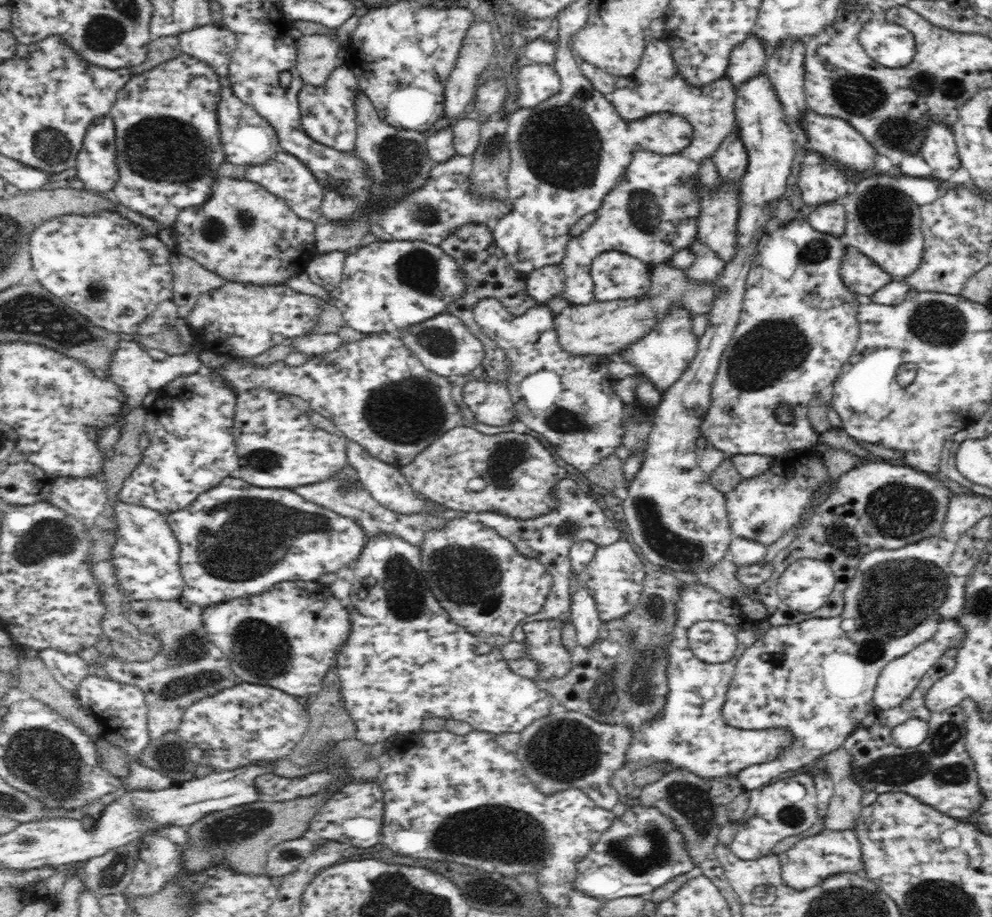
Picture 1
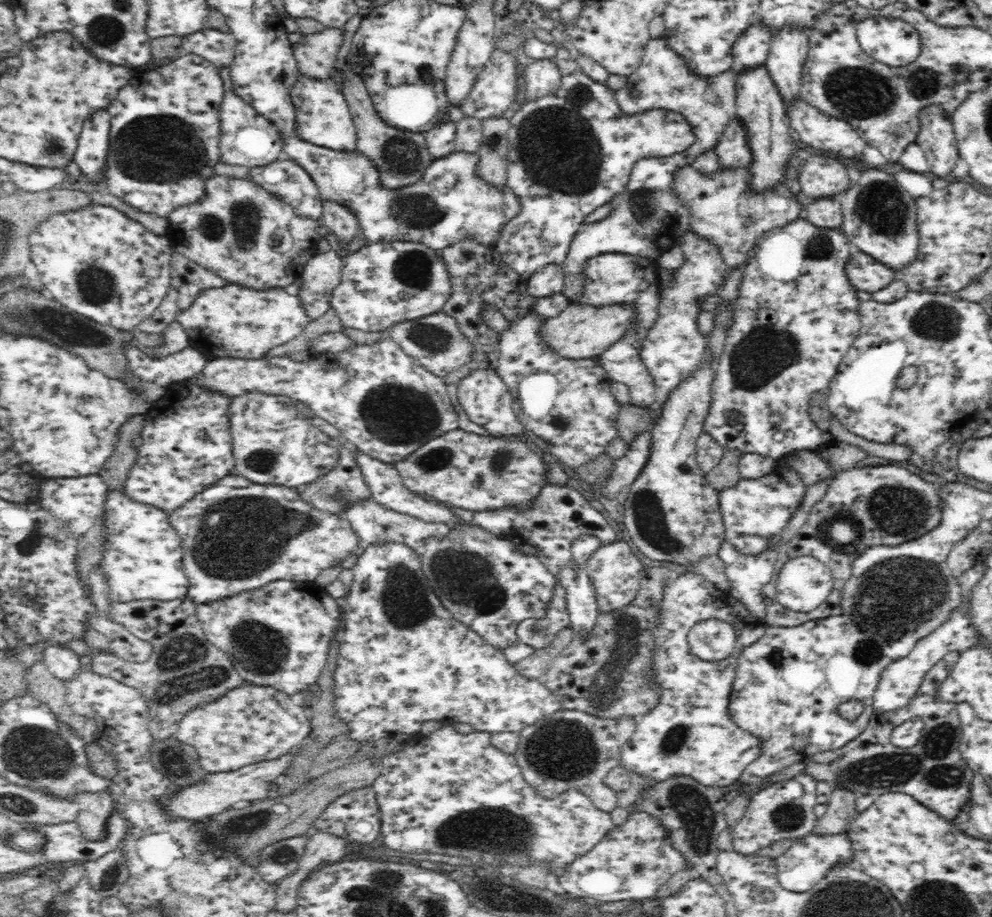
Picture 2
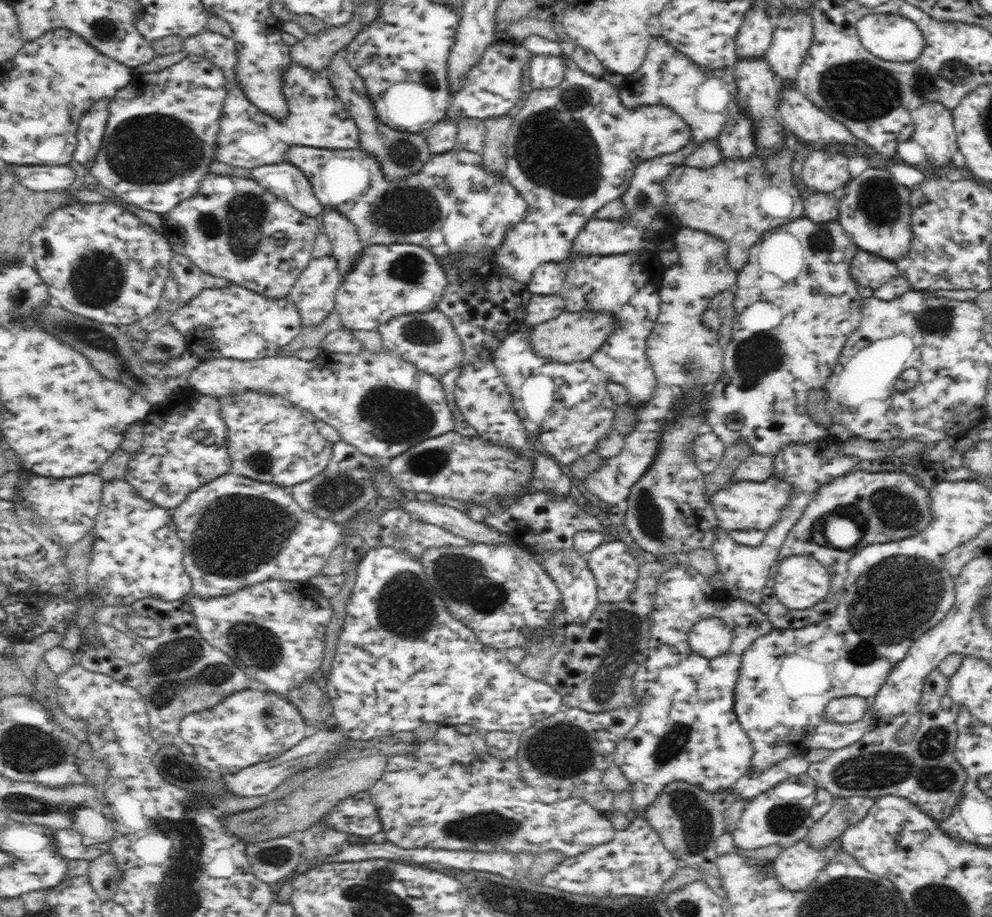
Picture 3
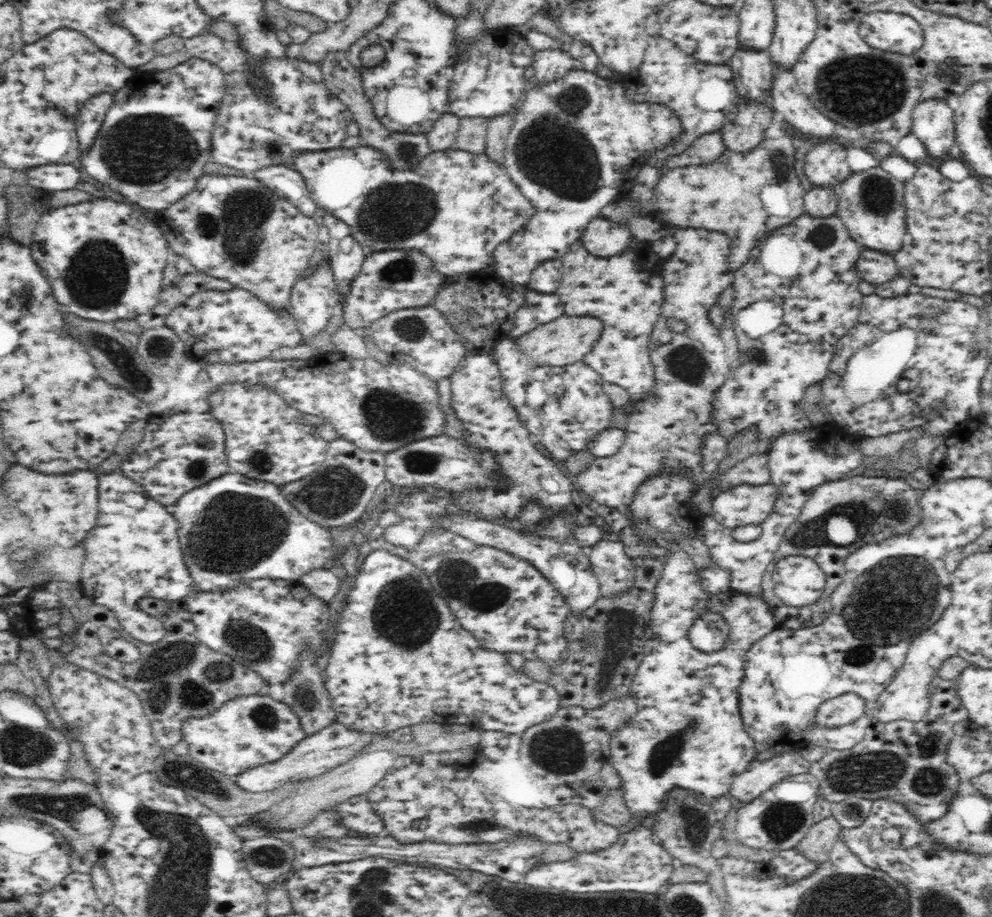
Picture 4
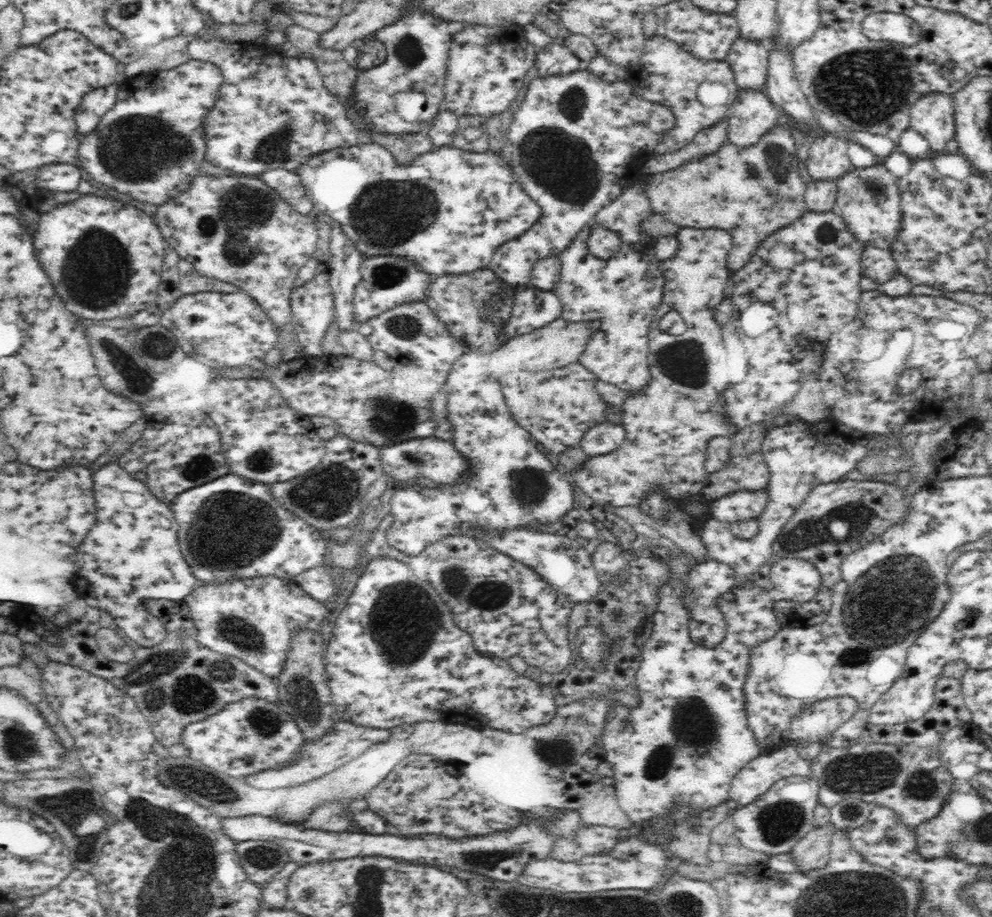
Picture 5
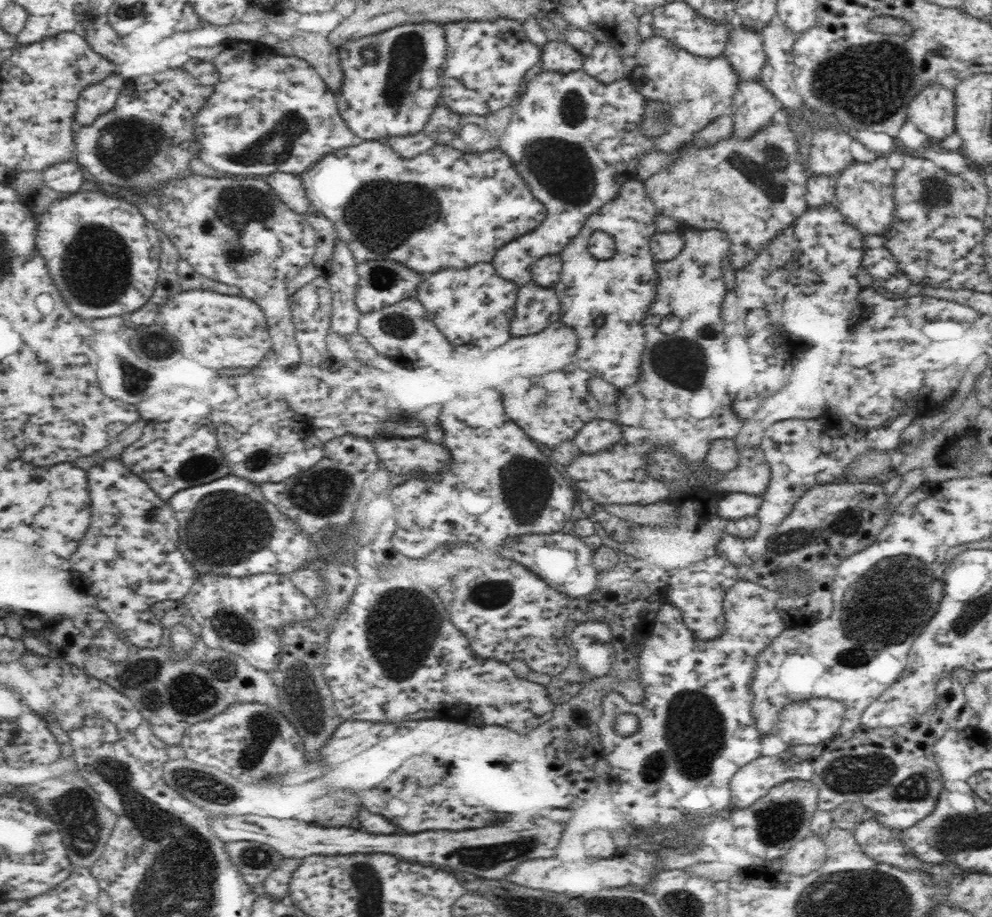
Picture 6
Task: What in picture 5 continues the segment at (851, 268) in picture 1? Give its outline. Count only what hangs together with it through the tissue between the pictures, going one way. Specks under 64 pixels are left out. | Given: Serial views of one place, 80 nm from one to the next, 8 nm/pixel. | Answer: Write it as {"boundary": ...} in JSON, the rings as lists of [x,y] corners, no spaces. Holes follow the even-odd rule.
{"boundary":[[[866,245],[861,256],[861,267],[866,282],[870,282],[870,278],[878,284],[884,284],[886,280],[896,276],[896,262],[888,247]]]}

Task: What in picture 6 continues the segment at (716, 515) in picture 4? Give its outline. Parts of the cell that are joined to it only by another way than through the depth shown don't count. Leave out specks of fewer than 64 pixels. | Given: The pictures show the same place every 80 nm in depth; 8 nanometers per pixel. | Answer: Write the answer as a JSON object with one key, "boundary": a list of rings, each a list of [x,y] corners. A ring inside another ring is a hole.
{"boundary":[[[745,492],[726,493],[719,500],[717,513],[730,523],[748,516],[757,516],[762,497]]]}

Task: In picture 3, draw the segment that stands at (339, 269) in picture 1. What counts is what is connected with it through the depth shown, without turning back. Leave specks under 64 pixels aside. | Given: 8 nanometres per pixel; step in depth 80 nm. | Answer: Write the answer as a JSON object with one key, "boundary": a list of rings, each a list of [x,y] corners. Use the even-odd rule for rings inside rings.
{"boundary":[[[315,256],[308,263],[287,296],[288,300],[296,305],[302,326],[320,328],[320,324],[335,308],[335,292],[339,289],[342,279],[342,276],[338,273],[338,267],[336,267],[336,259],[332,256]]]}

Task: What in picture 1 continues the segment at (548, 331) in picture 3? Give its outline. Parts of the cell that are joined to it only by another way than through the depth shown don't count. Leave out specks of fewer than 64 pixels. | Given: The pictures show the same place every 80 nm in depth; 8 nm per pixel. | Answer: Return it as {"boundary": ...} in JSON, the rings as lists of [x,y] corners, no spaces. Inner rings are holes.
{"boundary":[[[666,263],[650,268],[651,287],[645,297],[592,302],[590,304],[569,304],[562,312],[555,315],[554,329],[558,343],[570,356],[608,356],[626,349],[632,343],[640,341],[651,332],[668,312],[672,302],[679,302],[692,315],[709,314],[715,296],[715,287],[708,283],[696,283],[688,279],[682,269],[668,266]]]}

